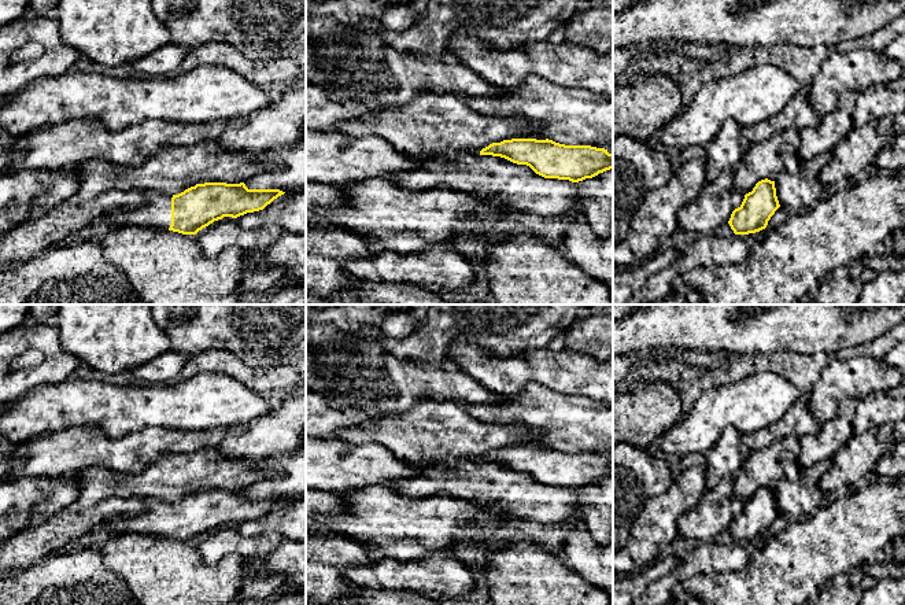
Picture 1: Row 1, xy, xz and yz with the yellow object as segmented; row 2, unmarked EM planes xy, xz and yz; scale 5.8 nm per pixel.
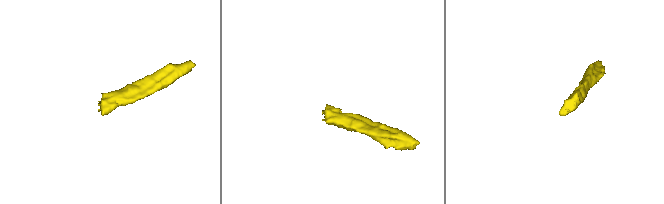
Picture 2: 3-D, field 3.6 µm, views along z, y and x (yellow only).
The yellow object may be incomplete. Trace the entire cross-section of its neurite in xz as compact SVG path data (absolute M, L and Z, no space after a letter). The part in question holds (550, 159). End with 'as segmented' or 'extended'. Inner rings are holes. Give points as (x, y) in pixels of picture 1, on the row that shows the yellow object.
M511 139L492 143L480 155L529 166L544 178L579 182L613 169L613 154L591 145L565 145L553 140Z; as segmented

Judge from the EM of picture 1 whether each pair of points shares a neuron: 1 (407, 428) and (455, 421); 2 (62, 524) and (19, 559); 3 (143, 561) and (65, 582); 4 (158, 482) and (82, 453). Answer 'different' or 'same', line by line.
1: same
2: same
3: different
4: different

